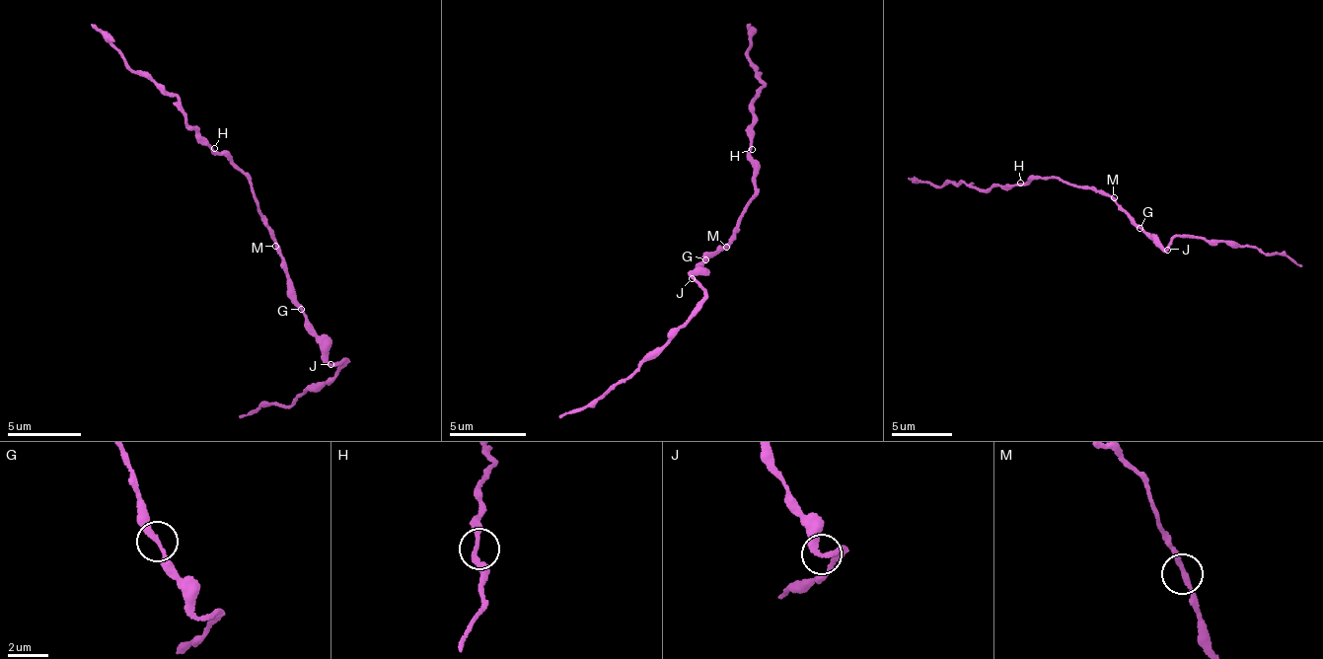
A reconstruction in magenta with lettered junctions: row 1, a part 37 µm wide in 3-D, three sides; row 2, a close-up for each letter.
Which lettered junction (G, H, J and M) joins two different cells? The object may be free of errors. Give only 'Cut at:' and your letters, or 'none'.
Cut at: none

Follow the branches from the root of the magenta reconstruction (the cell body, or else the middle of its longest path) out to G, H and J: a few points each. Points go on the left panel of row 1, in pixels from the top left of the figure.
G: (276, 247), (296, 305), (301, 309)
H: (276, 247), (264, 216), (253, 199), (254, 194), (247, 179), (226, 158), (212, 150), (214, 148)
J: (276, 247), (310, 335), (331, 363)

